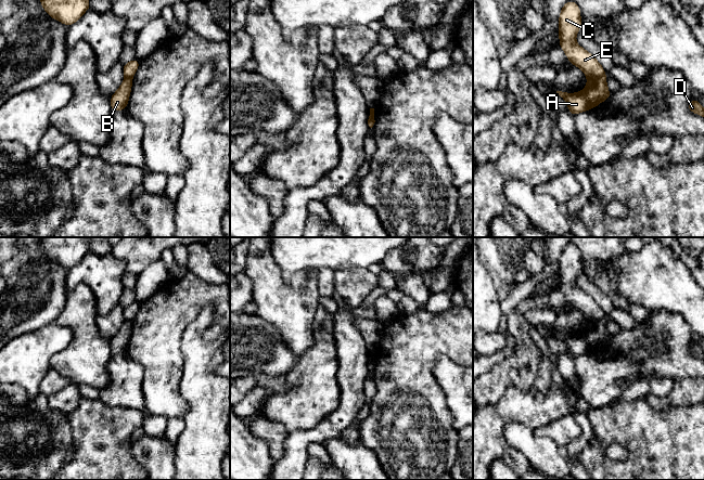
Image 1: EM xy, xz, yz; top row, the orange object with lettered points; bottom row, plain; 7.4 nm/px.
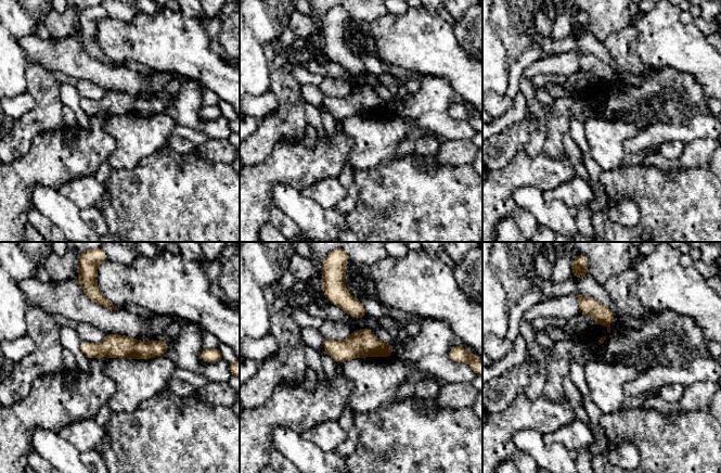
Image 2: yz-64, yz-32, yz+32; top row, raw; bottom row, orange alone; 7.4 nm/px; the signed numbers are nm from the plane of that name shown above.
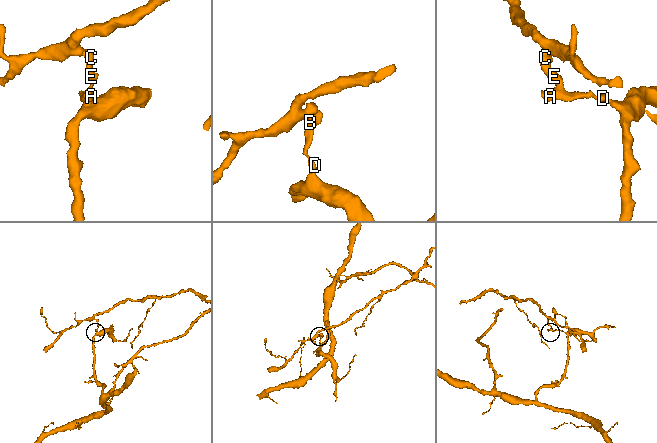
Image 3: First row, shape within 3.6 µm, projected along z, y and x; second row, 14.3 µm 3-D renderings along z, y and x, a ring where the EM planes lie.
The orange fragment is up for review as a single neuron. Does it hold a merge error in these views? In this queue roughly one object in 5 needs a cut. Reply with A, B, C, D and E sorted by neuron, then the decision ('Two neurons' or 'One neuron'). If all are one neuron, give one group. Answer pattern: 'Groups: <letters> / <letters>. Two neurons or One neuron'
Groups: A B D / C E. Two neurons

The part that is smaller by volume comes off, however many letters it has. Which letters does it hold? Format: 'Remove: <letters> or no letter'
Remove: C, E

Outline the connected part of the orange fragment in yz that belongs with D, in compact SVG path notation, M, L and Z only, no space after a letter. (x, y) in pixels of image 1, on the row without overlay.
M693 341L689 345L688 347L688 351L690 354L701 358L704 360L704 351L703 349L700 347L700 345L697 343L697 341Z

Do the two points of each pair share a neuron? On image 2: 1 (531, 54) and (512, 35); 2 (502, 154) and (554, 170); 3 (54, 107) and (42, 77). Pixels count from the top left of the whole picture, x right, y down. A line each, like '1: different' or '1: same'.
1: different
2: different
3: same

